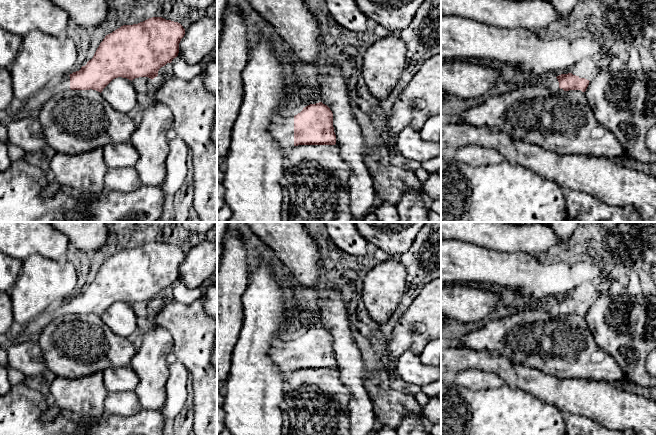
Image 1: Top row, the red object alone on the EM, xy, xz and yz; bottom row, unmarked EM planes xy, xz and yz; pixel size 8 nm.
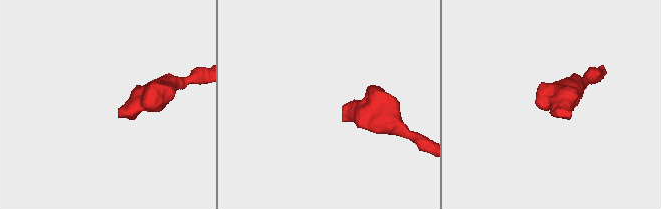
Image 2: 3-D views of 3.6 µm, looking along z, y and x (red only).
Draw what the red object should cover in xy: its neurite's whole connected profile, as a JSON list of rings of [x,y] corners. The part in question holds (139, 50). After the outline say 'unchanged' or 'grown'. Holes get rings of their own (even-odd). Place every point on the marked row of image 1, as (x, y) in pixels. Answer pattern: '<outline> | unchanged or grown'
[[[152,17],[138,24],[123,25],[105,36],[93,58],[85,66],[32,95],[23,102],[20,111],[40,109],[48,99],[64,91],[92,89],[101,93],[113,79],[118,77],[131,81],[139,77],[153,80],[158,76],[161,67],[171,63],[178,56],[179,43],[184,35],[185,29],[180,23],[162,17]]] | grown

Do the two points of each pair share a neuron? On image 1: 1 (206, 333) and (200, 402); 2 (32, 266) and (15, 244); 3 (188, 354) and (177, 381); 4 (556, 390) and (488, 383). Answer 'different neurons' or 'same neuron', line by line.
1: same neuron
2: different neurons
3: different neurons
4: different neurons

